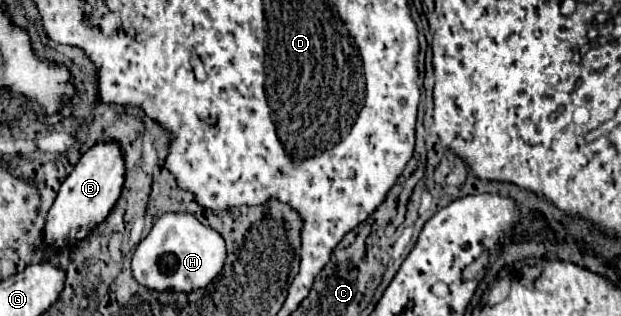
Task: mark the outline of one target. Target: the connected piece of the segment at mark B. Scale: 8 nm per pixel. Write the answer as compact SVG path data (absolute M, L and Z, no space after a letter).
M117 141L95 143L75 165L73 173L63 181L59 195L49 211L49 219L43 231L47 245L55 249L71 247L77 241L85 239L93 227L97 227L113 209L115 201L121 195L125 181L125 161Z

